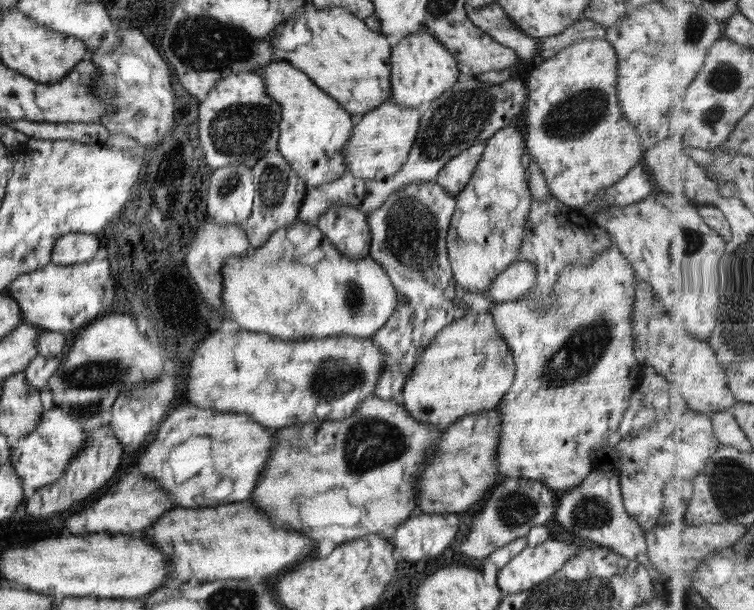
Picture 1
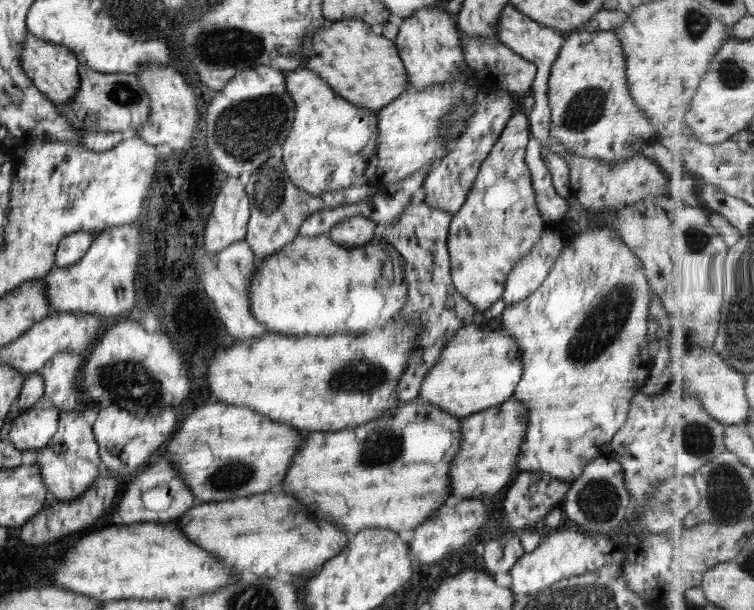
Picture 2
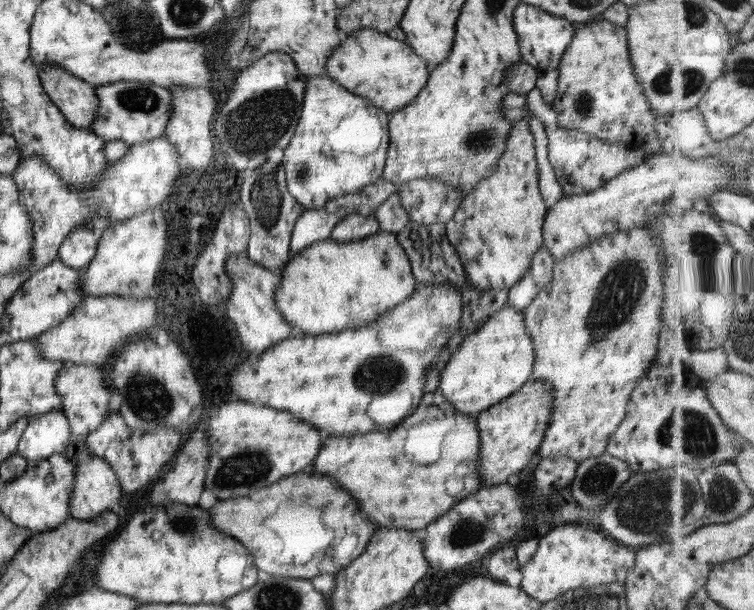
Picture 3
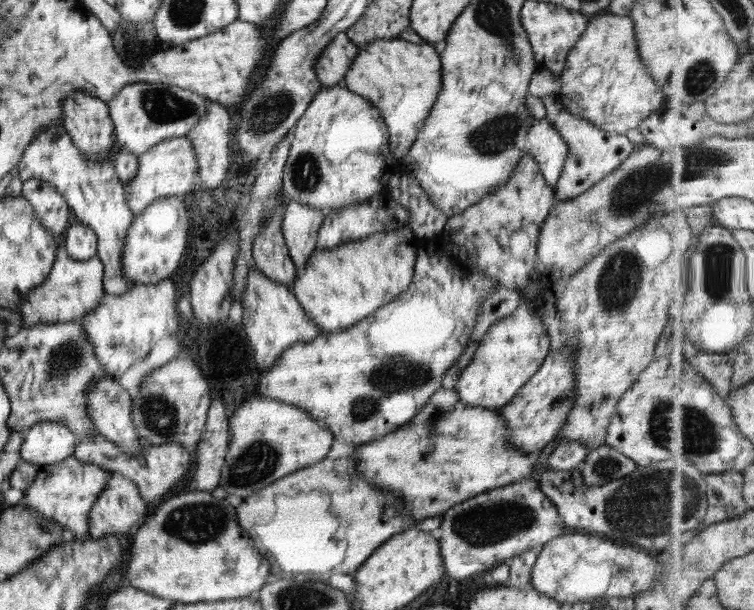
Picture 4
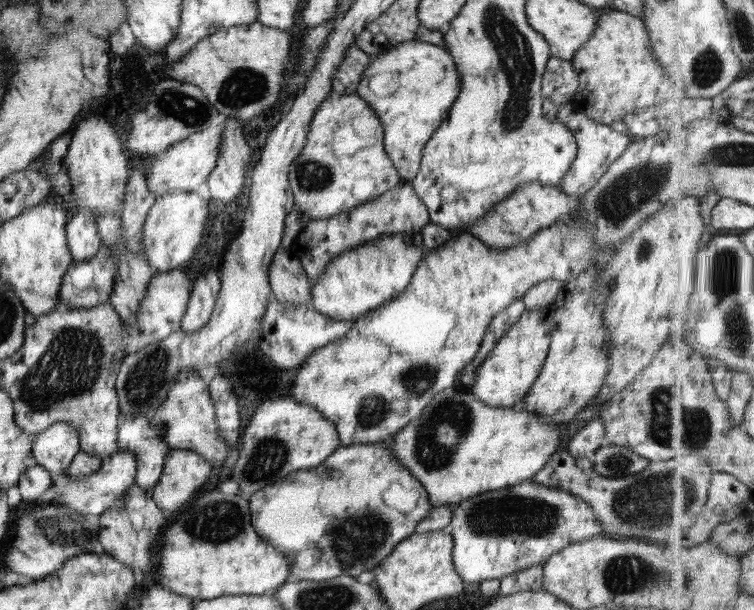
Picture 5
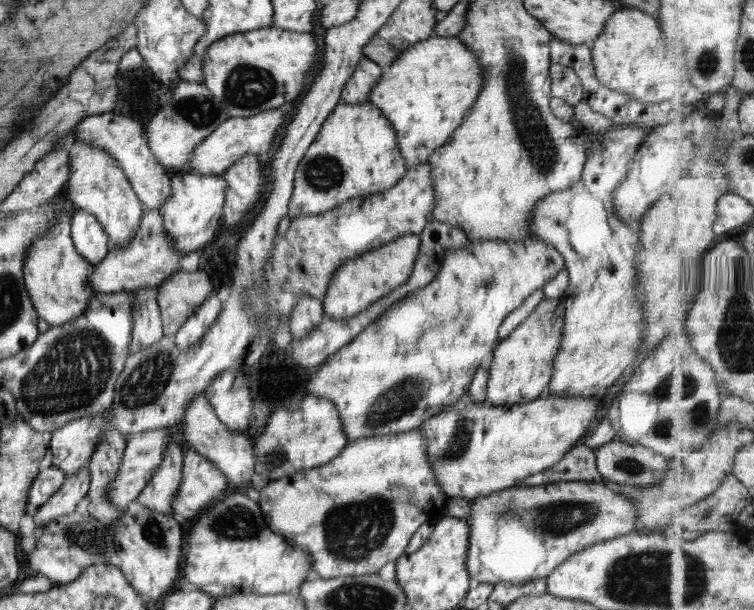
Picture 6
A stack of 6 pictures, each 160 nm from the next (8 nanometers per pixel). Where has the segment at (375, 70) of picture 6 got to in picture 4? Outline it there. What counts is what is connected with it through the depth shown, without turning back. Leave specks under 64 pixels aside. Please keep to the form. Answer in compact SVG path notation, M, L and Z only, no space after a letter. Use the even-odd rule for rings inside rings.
M340 32L320 52L316 58L316 77L324 86L340 85L353 59L357 56L358 47L350 42L345 33Z

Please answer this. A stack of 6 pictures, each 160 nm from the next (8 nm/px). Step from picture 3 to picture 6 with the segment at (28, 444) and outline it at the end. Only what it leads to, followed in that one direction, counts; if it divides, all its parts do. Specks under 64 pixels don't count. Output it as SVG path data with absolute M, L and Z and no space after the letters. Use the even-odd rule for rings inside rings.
M95 415L71 419L67 424L63 424L59 429L52 431L47 445L52 456L52 466L62 470L65 475L73 474L85 467L97 446L97 441L99 441L97 435L101 435L106 430L106 424L108 424L108 420L103 415Z

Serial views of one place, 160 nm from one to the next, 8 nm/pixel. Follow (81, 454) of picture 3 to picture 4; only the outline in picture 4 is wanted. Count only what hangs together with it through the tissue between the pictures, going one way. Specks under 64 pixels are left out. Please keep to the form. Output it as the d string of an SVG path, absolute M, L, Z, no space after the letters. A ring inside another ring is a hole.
M110 473L110 477L93 503L88 514L88 534L92 538L102 538L116 534L125 542L131 538L131 534L138 528L147 514L147 502L137 494L136 484L121 476L119 473Z

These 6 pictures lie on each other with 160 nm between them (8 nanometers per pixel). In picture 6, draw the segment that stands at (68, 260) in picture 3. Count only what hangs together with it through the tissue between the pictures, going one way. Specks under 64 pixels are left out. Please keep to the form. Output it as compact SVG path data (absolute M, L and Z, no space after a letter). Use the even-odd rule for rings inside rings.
M72 210L70 239L79 256L97 264L108 251L108 238L97 219L87 211Z

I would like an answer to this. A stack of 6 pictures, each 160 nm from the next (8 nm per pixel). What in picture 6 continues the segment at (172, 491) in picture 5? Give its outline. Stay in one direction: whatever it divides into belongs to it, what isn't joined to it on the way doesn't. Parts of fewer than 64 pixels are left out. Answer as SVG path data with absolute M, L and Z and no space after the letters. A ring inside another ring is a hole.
M189 449L182 457L182 477L179 488L172 500L172 511L180 521L190 521L200 510L208 508L227 494L227 479L212 462Z

